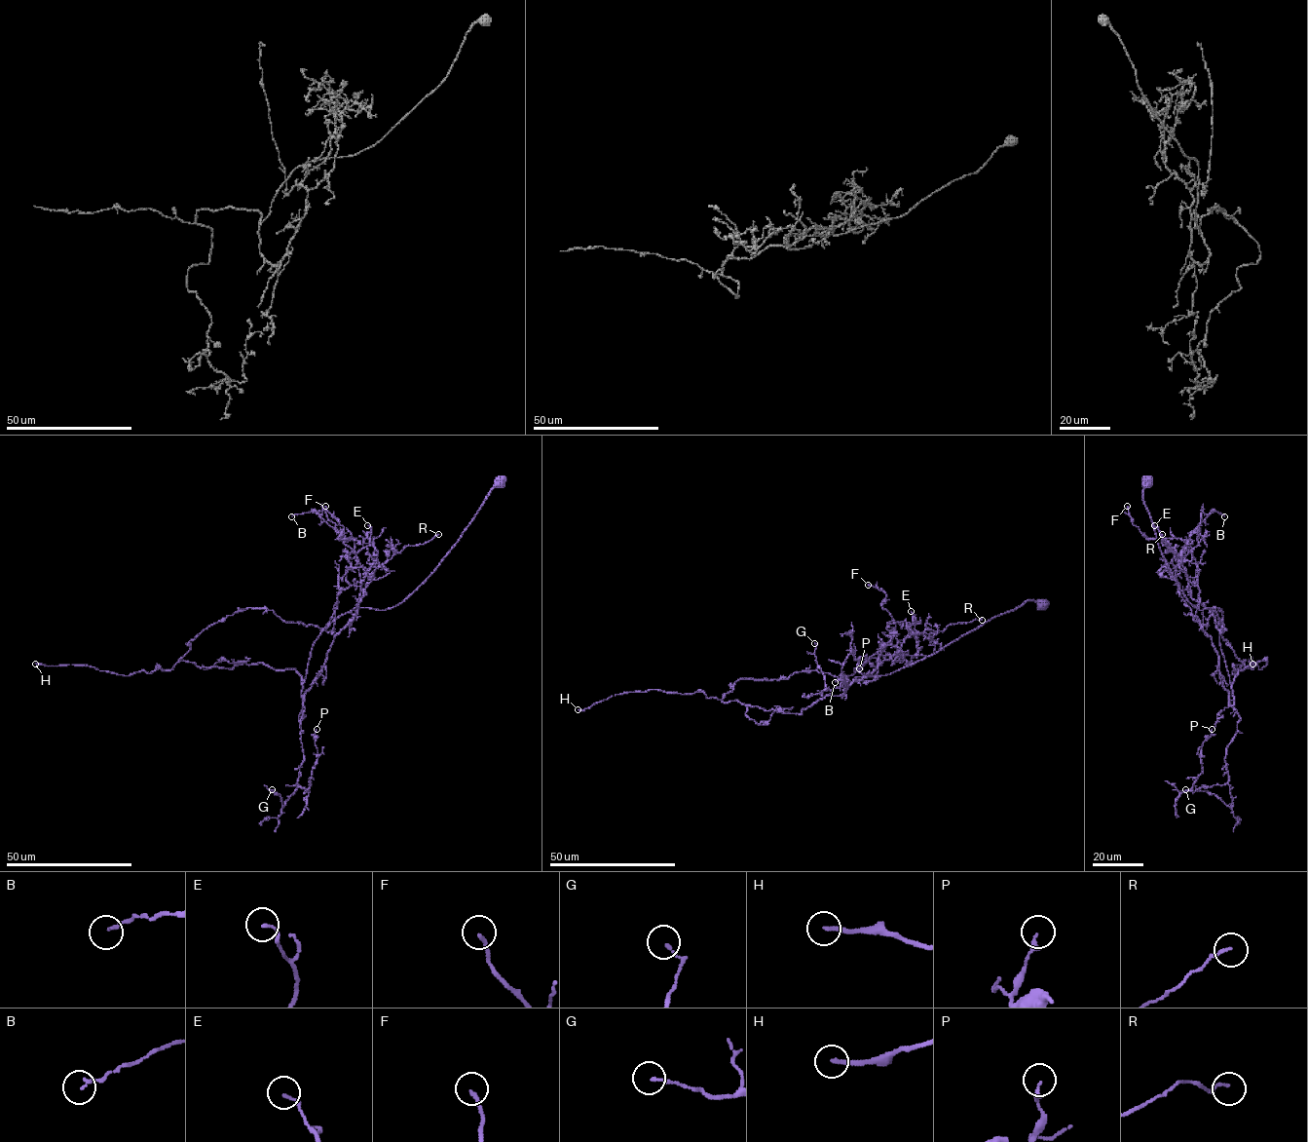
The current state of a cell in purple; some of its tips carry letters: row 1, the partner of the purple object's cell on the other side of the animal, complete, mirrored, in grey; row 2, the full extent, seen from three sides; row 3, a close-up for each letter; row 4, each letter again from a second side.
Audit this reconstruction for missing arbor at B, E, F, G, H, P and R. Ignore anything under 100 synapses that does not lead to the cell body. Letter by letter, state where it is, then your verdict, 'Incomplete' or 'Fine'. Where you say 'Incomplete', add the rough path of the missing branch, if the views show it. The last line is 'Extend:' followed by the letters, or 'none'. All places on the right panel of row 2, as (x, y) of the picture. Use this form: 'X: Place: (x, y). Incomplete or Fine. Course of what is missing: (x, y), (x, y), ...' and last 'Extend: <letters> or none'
B: Place: (1224, 516). Fine
E: Place: (1154, 525). Fine
F: Place: (1127, 506). Fine
G: Place: (1185, 789). Fine
H: Place: (1252, 664). Incomplete. Course of what is missing: (1252, 664), (1257, 648), (1233, 666), (1235, 680), (1256, 682), (1225, 682), (1211, 625)
P: Place: (1212, 729). Fine
R: Place: (1162, 534). Fine
Extend: H

